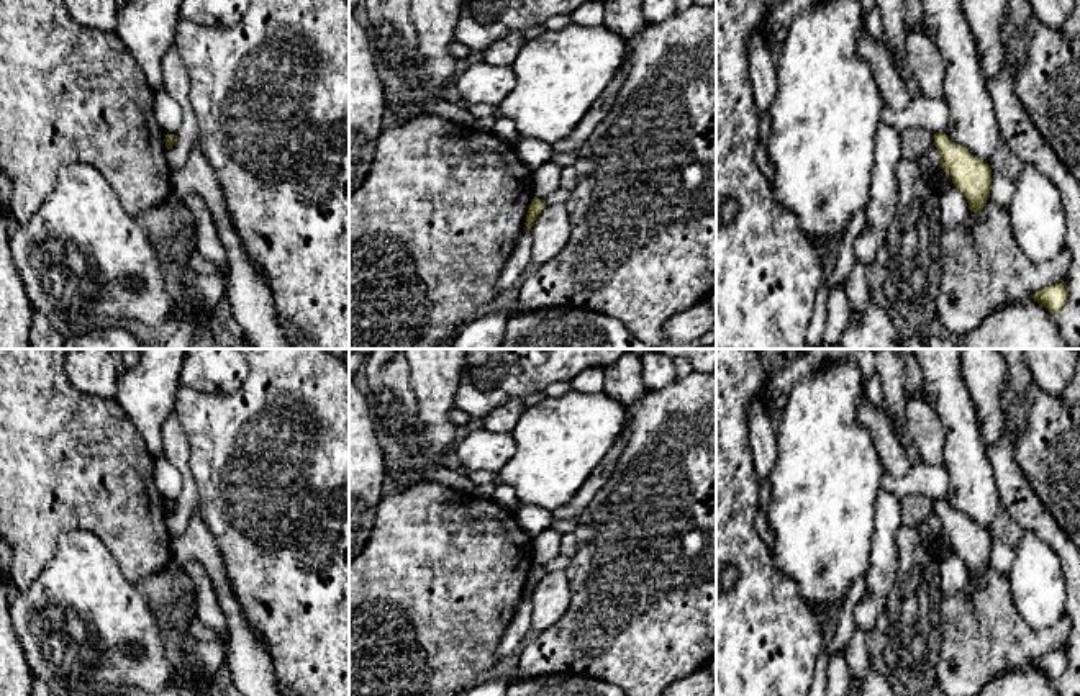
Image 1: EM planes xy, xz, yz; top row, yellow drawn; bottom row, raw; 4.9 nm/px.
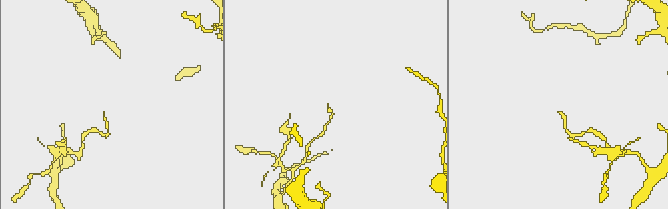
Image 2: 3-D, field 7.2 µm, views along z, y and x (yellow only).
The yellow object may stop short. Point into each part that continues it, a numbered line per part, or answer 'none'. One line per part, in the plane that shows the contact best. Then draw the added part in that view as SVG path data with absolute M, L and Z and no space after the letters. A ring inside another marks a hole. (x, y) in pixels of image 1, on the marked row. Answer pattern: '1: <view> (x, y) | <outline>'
none

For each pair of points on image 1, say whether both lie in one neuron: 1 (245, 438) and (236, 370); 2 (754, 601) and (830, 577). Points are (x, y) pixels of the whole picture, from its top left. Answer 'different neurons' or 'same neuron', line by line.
1: different neurons
2: different neurons

